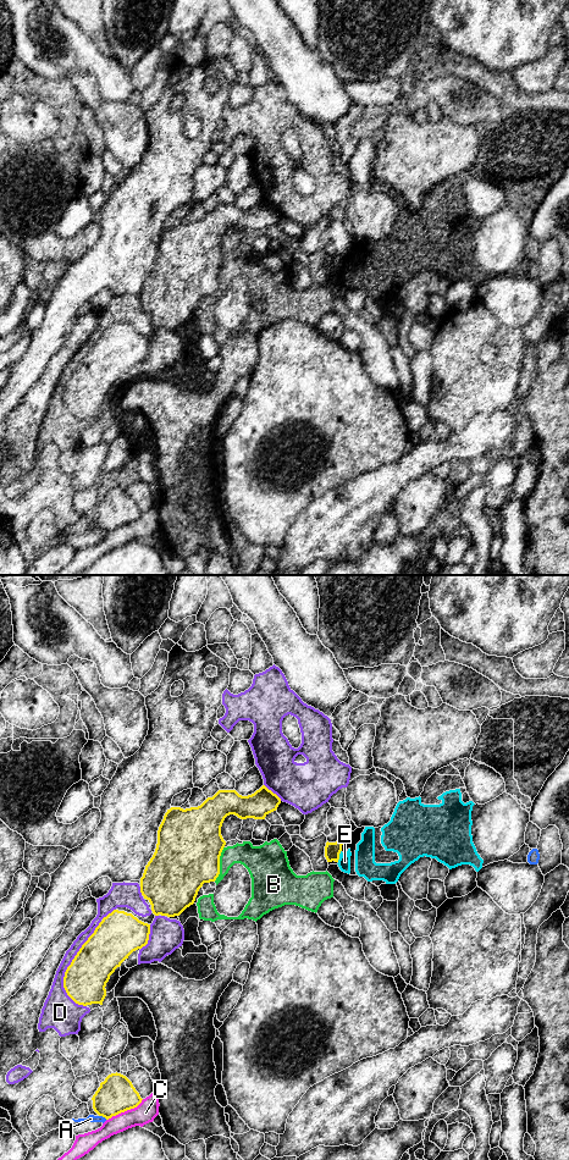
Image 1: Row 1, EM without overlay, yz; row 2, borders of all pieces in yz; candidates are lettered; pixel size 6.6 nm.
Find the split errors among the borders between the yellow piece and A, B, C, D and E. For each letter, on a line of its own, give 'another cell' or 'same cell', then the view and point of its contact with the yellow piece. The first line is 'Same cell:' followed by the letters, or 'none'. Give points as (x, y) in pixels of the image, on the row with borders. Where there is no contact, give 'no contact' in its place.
Same cell: none
A: another cell | yz (103, 1116)
B: another cell | yz (219, 863)
C: another cell | yz (125, 1110)
D: another cell | yz (68, 966)
E: another cell | yz (338, 856)

